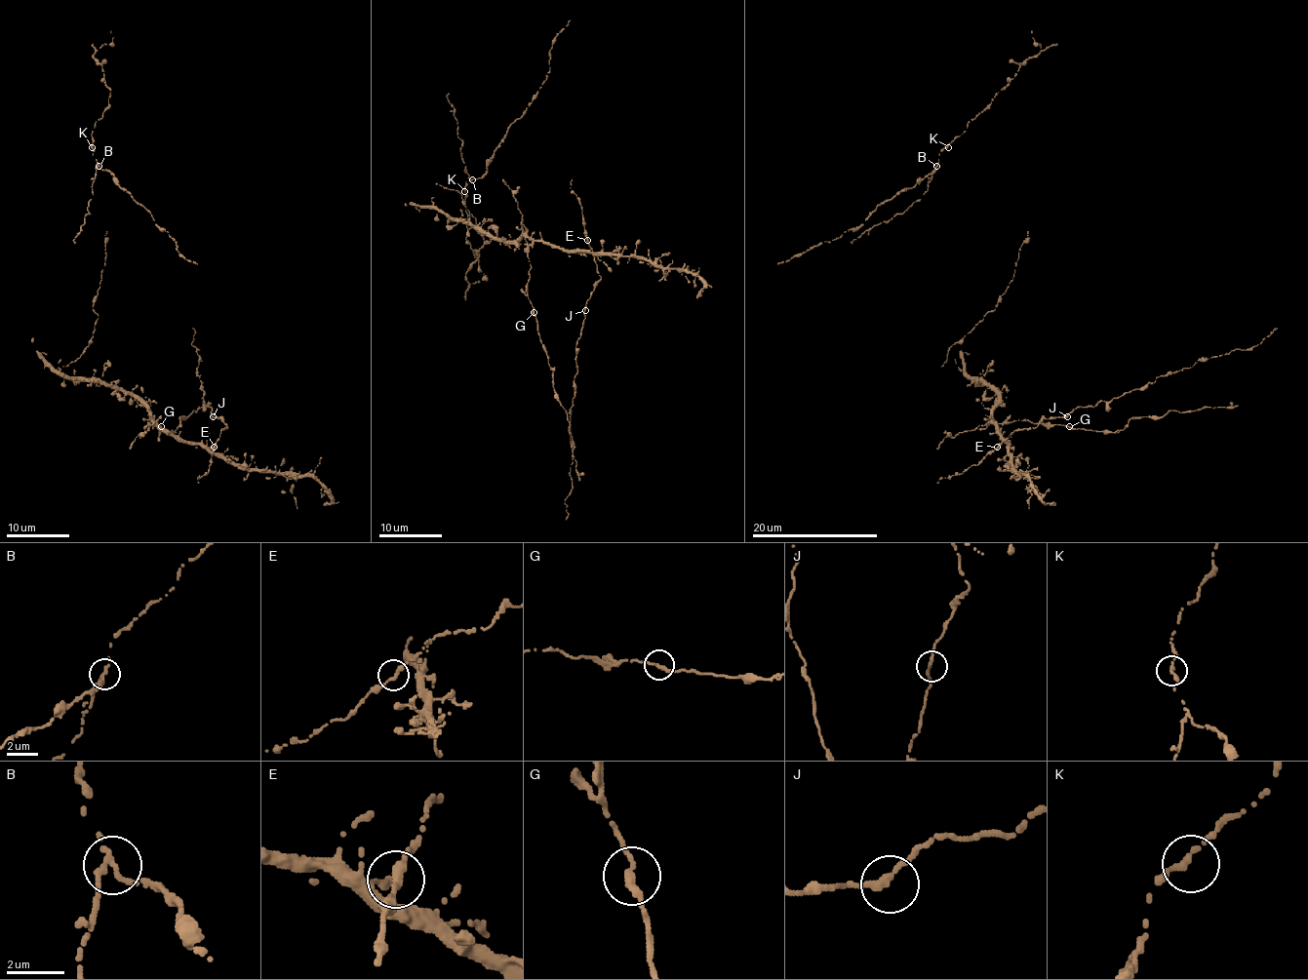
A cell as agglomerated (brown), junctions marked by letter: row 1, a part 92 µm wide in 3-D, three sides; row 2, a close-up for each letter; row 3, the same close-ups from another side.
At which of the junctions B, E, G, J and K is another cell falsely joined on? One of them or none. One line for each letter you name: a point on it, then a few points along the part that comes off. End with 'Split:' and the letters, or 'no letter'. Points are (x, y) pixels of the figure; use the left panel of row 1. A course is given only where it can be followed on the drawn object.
B: place (99, 166); course (99, 166), (112, 174), (113, 179), (177, 241), (179, 254), (197, 264)
Split: B

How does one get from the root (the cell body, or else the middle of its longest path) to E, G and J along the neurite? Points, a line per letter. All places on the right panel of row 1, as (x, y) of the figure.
E: (955, 360), (967, 376), (979, 379), (999, 395), (992, 420), (1008, 444), (1008, 450), (997, 447)
G: (955, 360), (967, 376), (979, 379), (999, 395), (999, 405), (992, 412), (997, 423), (1027, 420), (1069, 426)
J: (955, 360), (999, 395), (992, 420), (1008, 450), (999, 449), (1014, 431), (1067, 416)

